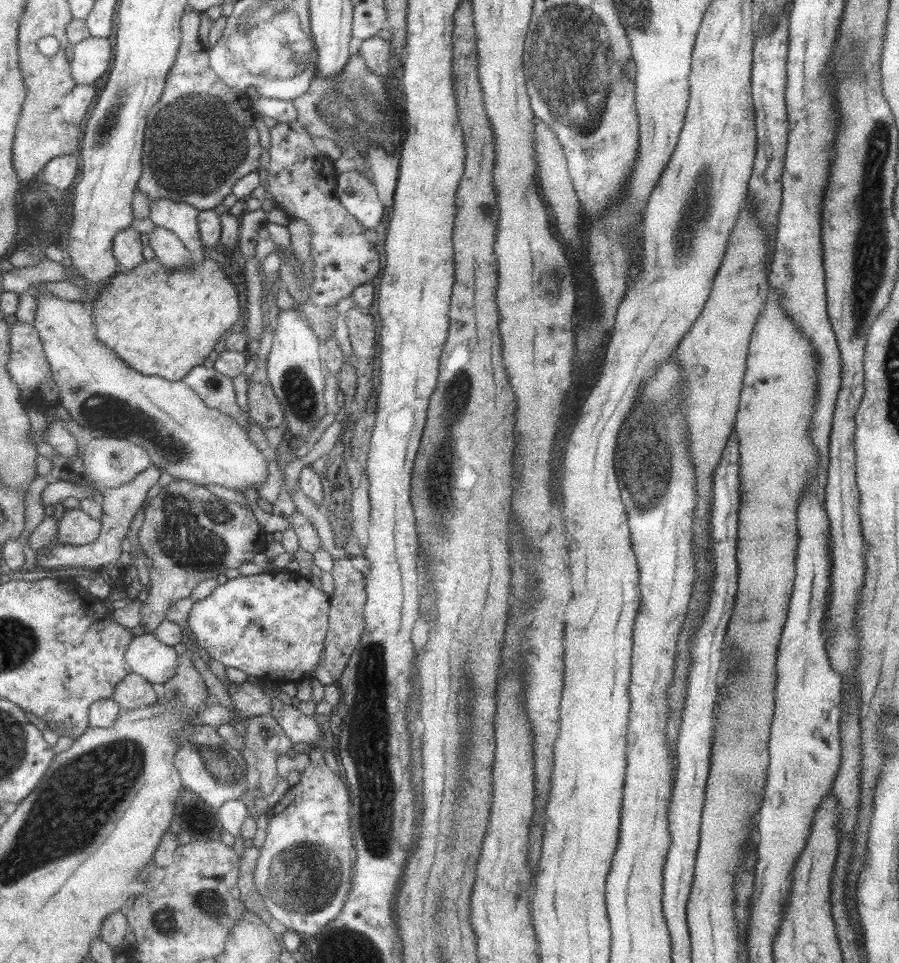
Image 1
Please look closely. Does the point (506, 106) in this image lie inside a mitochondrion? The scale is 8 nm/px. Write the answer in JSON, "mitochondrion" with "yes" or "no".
{"mitochondrion":"no"}

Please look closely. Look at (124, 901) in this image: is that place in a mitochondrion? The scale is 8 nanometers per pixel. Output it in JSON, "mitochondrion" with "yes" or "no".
{"mitochondrion":"no"}

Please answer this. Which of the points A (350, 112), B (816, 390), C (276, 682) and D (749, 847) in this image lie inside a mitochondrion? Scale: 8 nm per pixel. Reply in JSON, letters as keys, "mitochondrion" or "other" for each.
{"A":"mitochondrion","B":"other","C":"other","D":"other"}

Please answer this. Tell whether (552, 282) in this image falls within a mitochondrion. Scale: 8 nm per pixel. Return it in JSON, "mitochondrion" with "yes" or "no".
{"mitochondrion":"yes"}

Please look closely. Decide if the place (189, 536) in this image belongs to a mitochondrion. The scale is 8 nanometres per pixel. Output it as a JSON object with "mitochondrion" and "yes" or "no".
{"mitochondrion":"yes"}

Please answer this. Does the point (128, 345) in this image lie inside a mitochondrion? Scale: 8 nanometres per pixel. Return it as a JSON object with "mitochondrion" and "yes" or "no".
{"mitochondrion":"no"}

